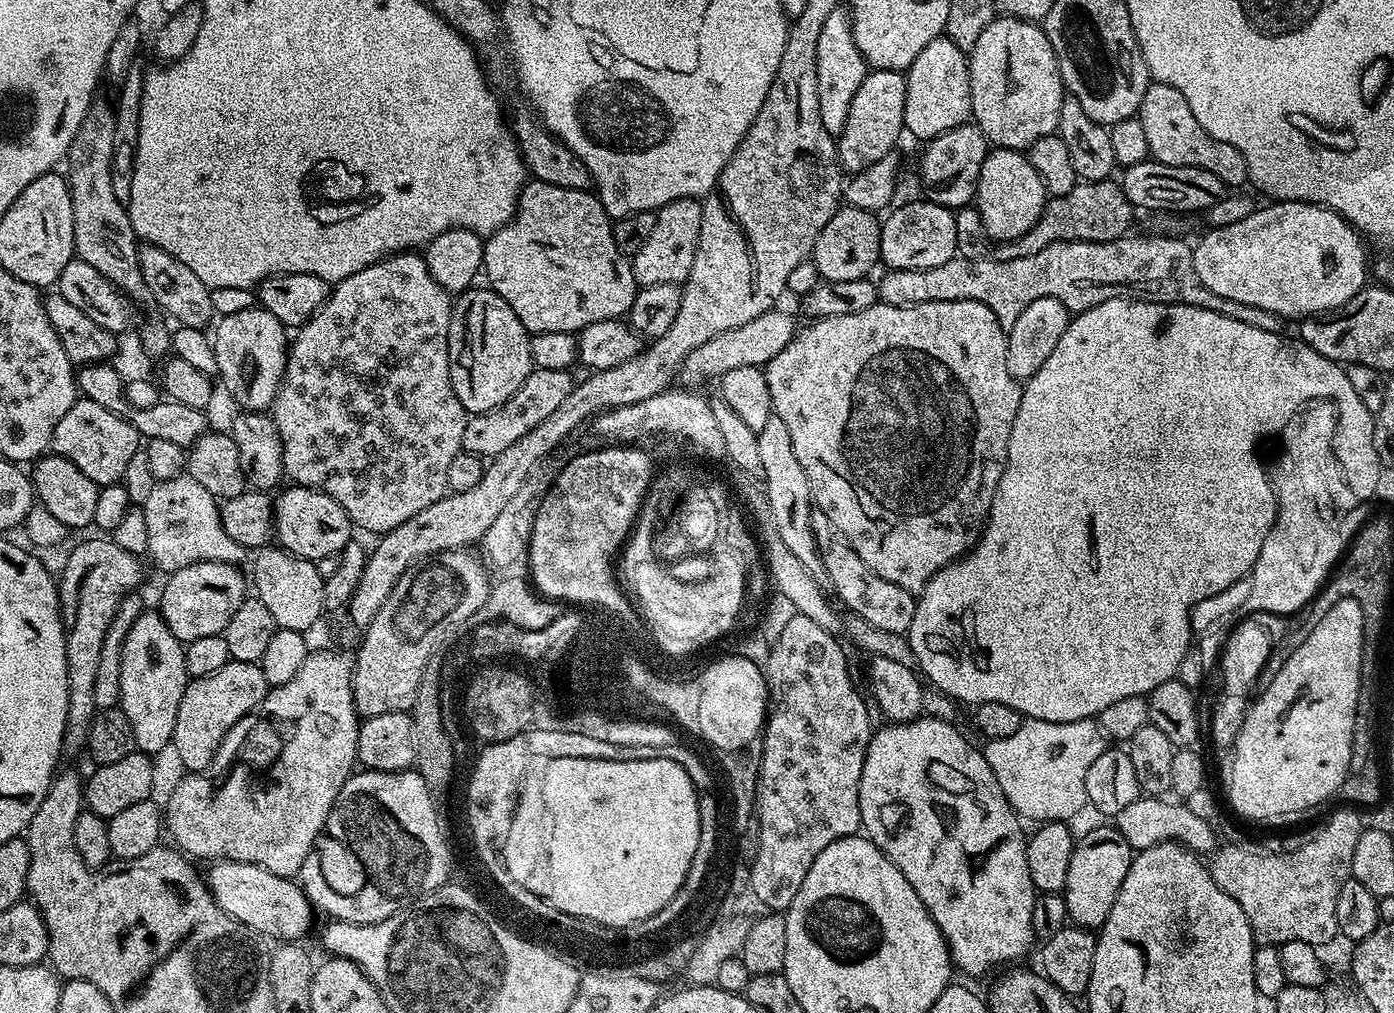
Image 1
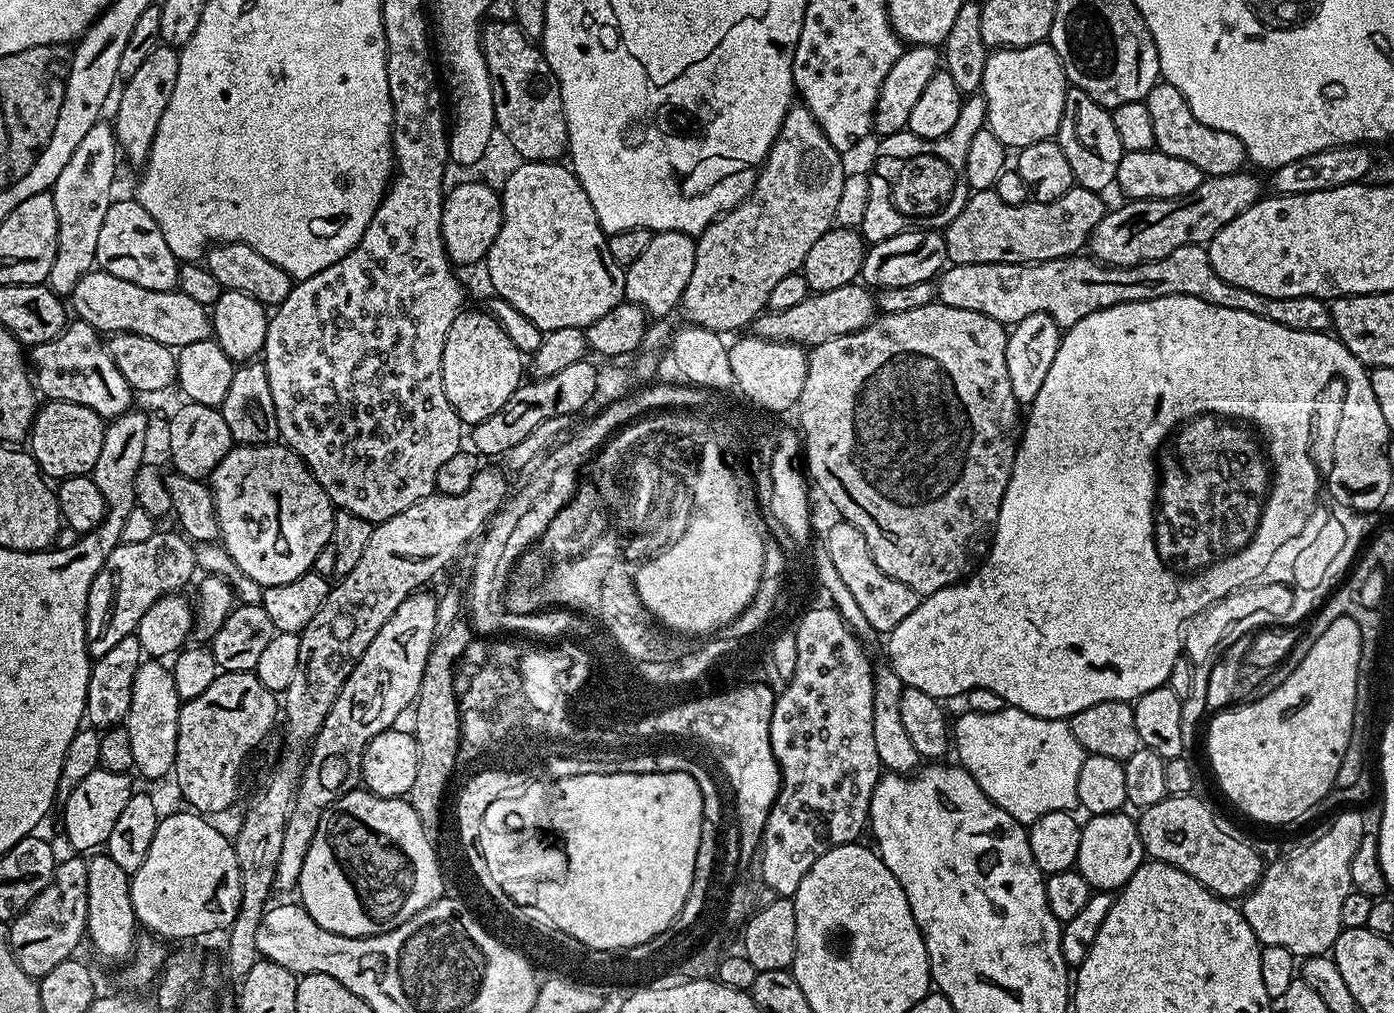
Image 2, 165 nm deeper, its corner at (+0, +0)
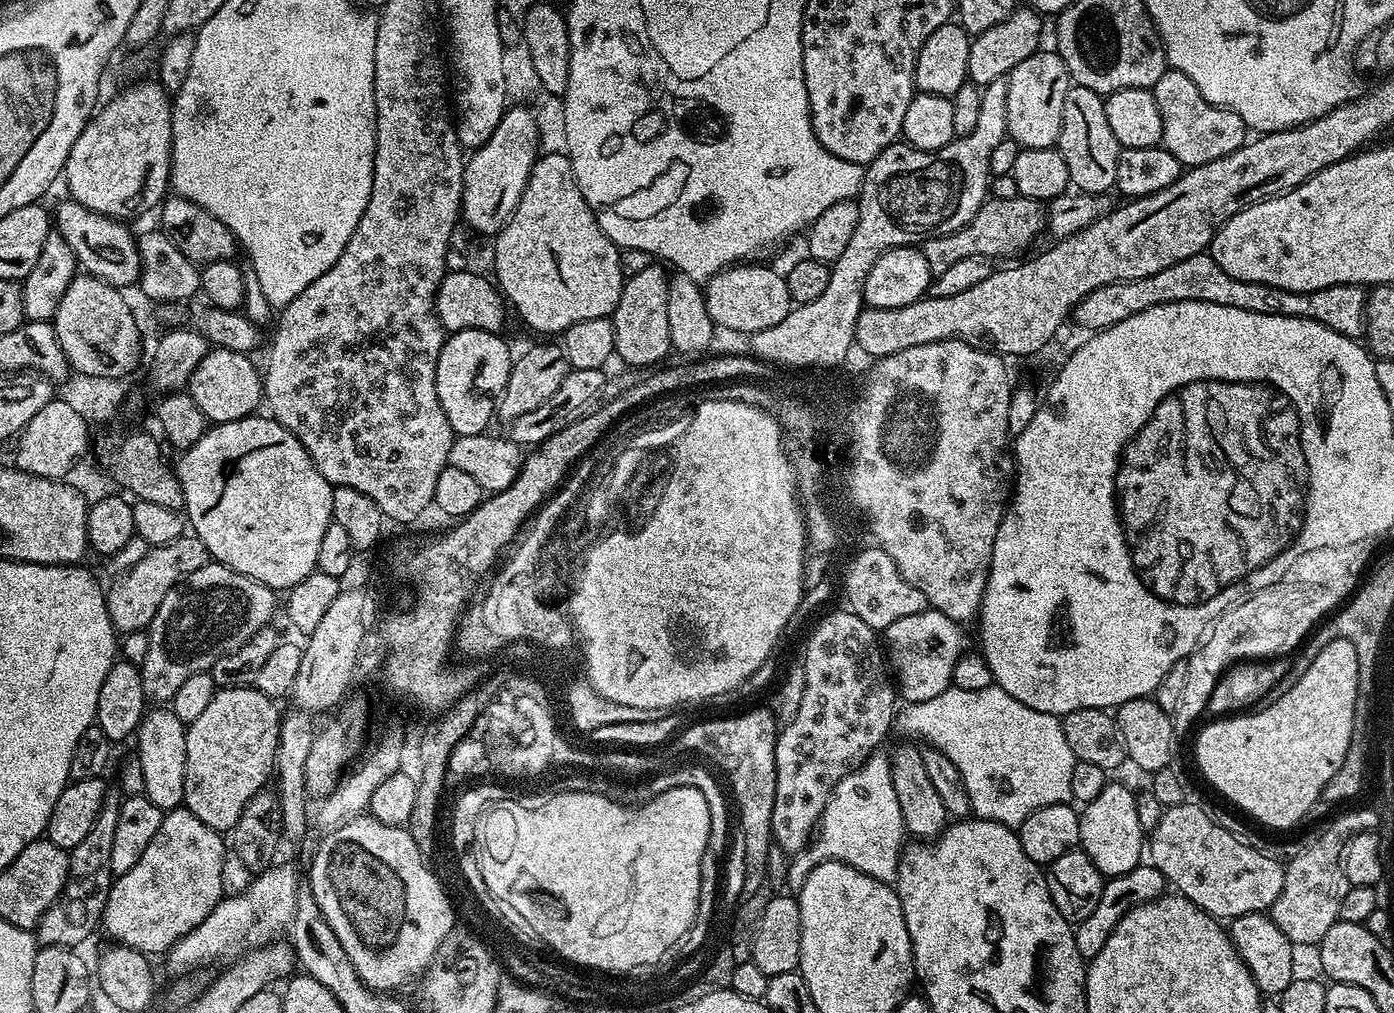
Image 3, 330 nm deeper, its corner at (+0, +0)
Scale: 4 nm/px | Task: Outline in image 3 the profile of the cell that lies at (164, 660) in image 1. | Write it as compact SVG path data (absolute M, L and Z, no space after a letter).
M156 706L145 711L144 719L140 721L140 726L134 733L135 740L134 753L142 762L145 779L143 795L147 796L150 802L154 802L154 806L165 810L181 807L184 803L184 775L186 774L186 726L180 721L178 714L174 714L168 706Z

